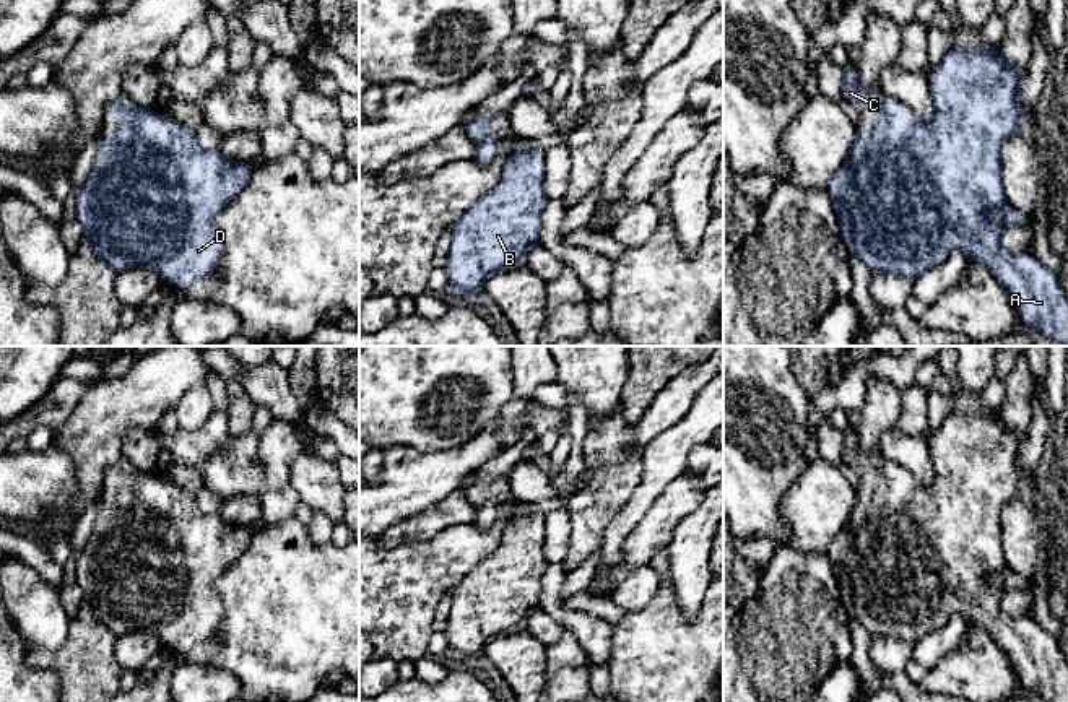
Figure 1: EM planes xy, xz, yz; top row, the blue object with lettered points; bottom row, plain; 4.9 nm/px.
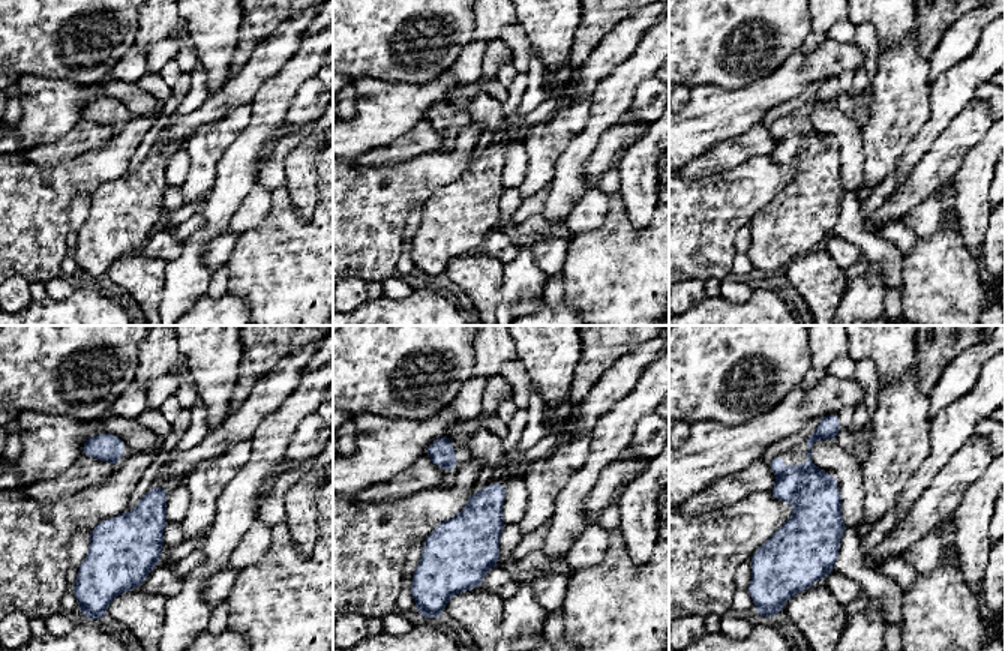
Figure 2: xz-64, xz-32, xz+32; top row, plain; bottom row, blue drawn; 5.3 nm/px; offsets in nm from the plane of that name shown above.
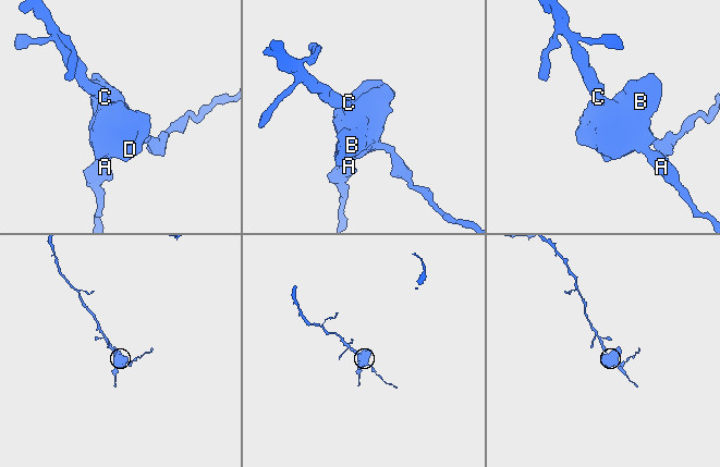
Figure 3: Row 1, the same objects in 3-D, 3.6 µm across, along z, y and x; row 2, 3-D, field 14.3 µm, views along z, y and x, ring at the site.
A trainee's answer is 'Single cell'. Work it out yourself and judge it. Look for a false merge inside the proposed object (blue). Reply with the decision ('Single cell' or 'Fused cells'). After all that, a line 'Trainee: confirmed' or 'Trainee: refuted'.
Single cell
Trainee: confirmed

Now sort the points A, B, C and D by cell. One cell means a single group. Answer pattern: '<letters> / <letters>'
A B C D

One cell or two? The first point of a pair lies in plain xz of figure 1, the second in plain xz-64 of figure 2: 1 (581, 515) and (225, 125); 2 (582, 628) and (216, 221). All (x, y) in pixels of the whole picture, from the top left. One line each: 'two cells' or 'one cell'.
1: one cell
2: two cells

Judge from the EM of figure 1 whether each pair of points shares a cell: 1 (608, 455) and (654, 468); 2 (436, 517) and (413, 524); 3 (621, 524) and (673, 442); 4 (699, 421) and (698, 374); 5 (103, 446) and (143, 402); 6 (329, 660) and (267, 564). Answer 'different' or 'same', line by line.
1: different
2: same
3: same
4: different
5: same
6: same

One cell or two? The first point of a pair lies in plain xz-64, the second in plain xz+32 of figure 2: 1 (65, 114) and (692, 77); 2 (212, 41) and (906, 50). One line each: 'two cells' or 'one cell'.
1: two cells
2: two cells

